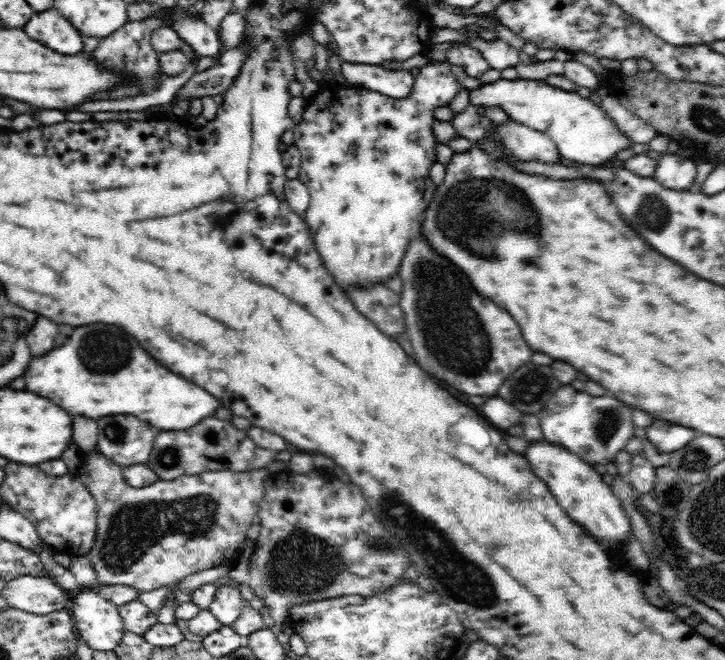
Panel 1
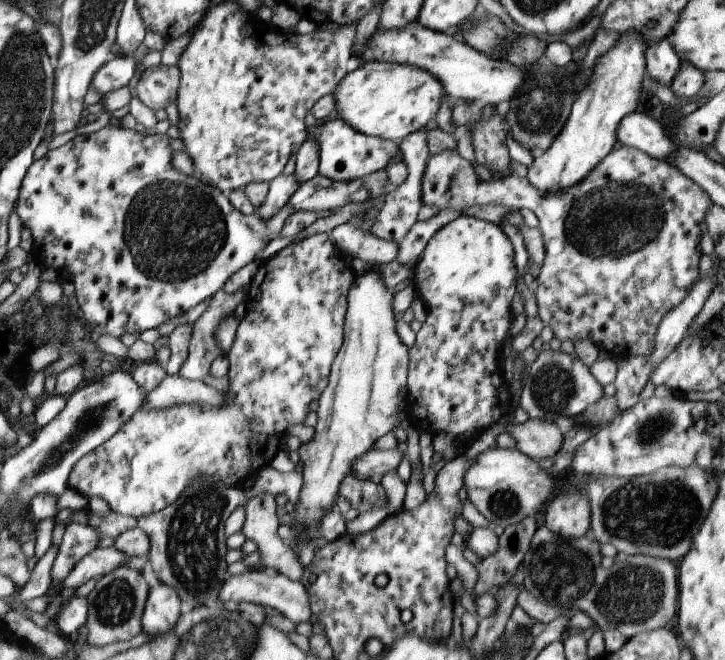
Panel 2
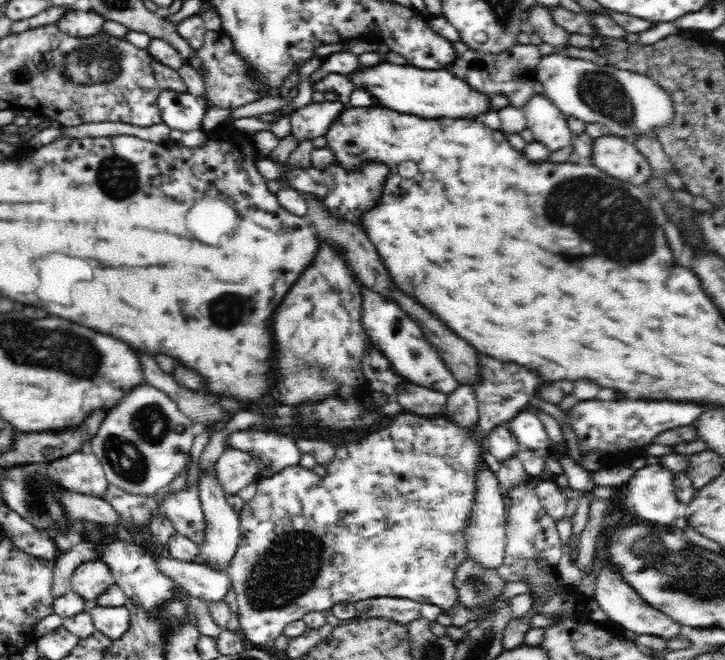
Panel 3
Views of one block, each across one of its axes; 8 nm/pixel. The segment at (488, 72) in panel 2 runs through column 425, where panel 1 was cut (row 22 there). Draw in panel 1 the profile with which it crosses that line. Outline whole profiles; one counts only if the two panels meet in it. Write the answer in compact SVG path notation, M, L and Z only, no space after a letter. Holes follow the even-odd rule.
M46 10L30 18L30 22L22 28L32 40L60 52L64 56L80 54L84 48L82 32L74 28L70 20L66 20L58 10Z

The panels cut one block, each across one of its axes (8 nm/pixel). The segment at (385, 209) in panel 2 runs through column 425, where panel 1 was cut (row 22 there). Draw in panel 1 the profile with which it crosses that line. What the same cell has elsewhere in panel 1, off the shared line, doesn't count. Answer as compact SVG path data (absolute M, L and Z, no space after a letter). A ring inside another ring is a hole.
M158 14L152 16L152 20L144 20L144 22L128 22L122 28L118 28L118 32L112 32L110 36L104 36L100 40L100 44L96 46L96 50L88 52L86 56L90 60L94 60L98 64L98 68L104 68L104 72L112 72L114 76L120 78L120 82L114 88L96 92L92 96L92 102L102 102L102 100L128 100L128 98L136 98L136 96L146 96L154 90L158 90L162 86L162 82L166 80L162 68L160 68L160 56L154 50L154 46L150 44L152 32L156 28L168 26Z

